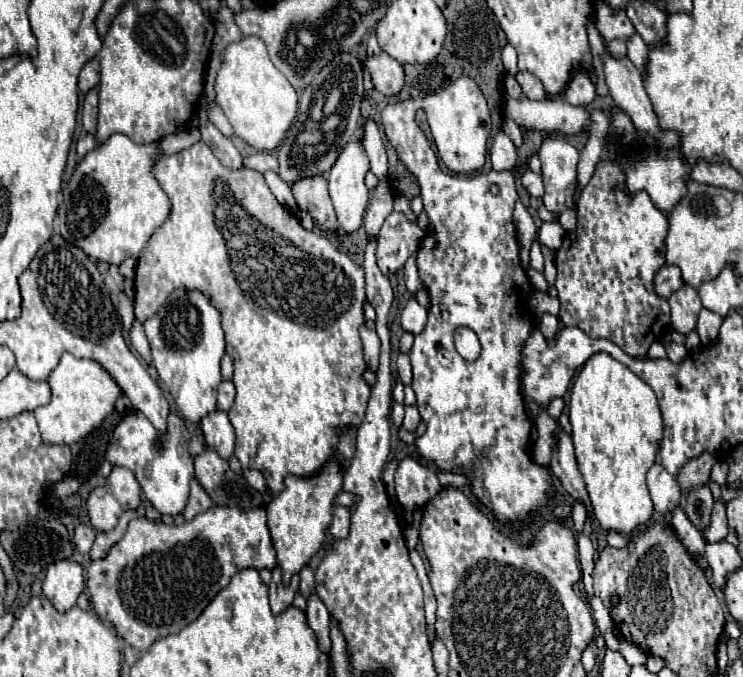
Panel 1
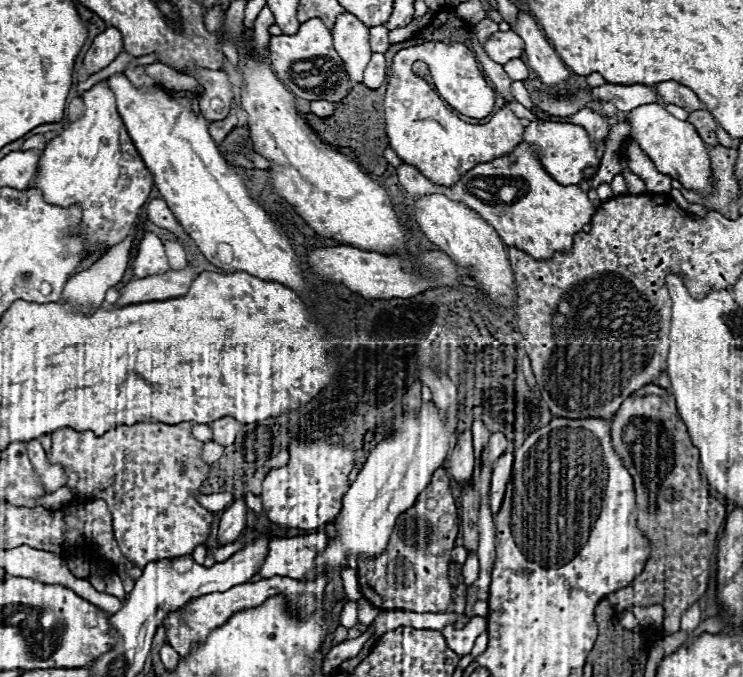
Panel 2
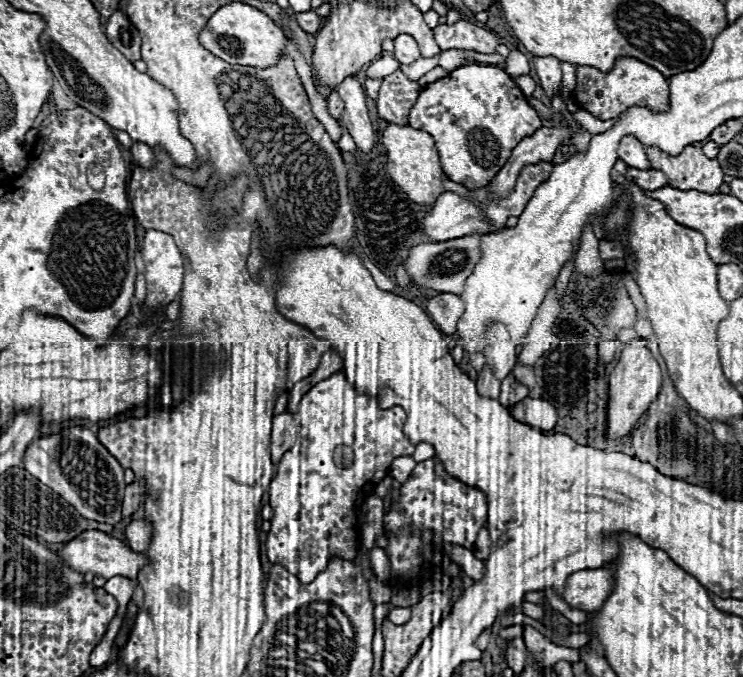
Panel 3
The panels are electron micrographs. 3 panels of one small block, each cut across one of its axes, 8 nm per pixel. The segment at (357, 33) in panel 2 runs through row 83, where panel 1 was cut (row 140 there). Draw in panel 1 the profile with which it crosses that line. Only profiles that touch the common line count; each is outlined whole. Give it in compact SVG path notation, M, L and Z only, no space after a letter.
M354 138L342 150L342 154L338 156L336 164L332 166L332 170L328 174L330 198L332 198L338 222L340 222L344 232L356 232L362 226L362 216L364 216L364 210L368 206L368 196L370 196L370 192L368 192L368 188L364 184L364 176L366 176L368 170L370 170L370 166L368 166L368 156L364 154L364 146L362 146L362 142L358 138Z

